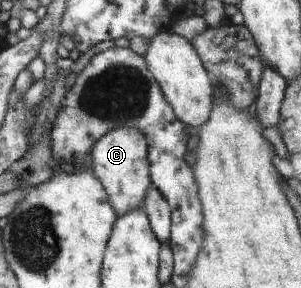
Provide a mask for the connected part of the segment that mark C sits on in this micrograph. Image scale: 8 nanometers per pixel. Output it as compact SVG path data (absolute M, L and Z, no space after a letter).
M129 127L115 128L107 132L99 142L95 142L88 163L95 178L106 187L110 202L118 211L118 216L142 208L139 204L141 200L146 200L147 191L151 188L153 180L150 178L149 143L141 130Z

